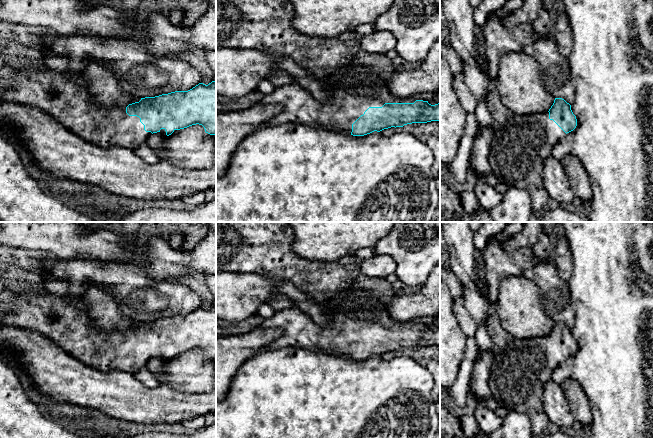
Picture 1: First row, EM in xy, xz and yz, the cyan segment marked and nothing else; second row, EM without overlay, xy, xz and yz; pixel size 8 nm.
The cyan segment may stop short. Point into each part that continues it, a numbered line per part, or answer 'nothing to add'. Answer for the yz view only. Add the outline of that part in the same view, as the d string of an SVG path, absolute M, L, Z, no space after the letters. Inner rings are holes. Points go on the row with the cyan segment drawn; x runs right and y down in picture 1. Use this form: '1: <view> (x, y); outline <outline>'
1: yz (518, 149); outline M548 111L530 115L512 115L503 127L493 131L488 156L492 175L498 183L524 189L529 194L533 214L541 214L549 198L543 185L543 162L550 156L554 145L565 135L566 133L549 119Z

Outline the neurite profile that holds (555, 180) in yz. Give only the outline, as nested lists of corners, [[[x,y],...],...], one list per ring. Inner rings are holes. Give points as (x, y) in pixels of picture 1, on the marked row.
[[[551,155],[543,162],[542,178],[550,198],[559,203],[572,203],[576,198],[562,162]]]

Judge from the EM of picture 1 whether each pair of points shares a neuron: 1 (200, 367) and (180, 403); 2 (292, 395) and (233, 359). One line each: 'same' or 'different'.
1: different
2: different

